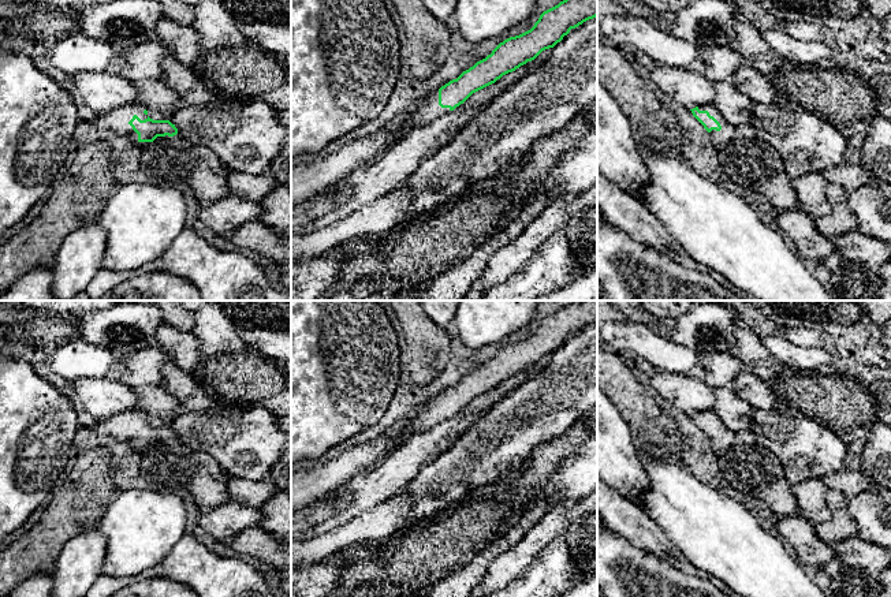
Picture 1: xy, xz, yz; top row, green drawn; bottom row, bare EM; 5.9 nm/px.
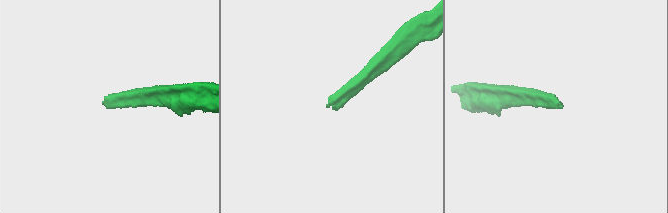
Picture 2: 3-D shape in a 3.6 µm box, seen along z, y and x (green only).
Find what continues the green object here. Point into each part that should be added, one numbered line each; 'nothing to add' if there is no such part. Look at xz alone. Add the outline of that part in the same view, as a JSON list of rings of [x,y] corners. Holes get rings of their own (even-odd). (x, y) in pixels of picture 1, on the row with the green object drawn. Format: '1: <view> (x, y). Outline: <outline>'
1: xz (429, 108). Outline: [[[439,90],[430,92],[406,123],[406,131],[402,133],[400,138],[407,135],[413,128],[424,126],[450,112],[450,108],[441,108],[439,105]]]

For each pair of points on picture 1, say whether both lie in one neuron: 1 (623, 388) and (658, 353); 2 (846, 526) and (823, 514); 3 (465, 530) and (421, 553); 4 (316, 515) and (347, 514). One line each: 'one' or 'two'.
1: two
2: two
3: one
4: two

